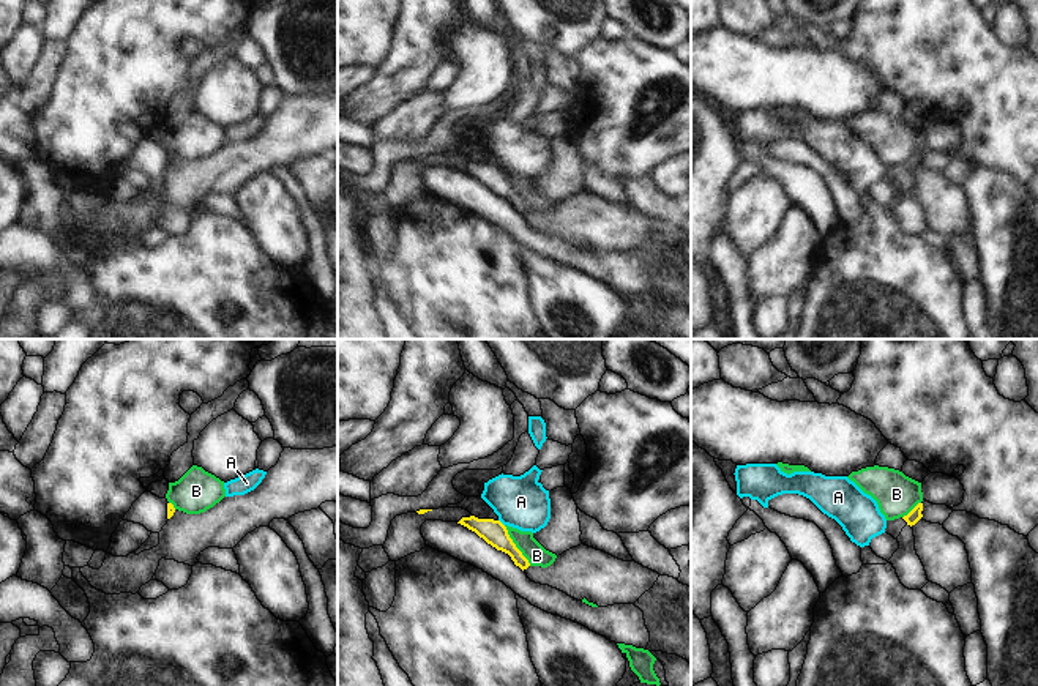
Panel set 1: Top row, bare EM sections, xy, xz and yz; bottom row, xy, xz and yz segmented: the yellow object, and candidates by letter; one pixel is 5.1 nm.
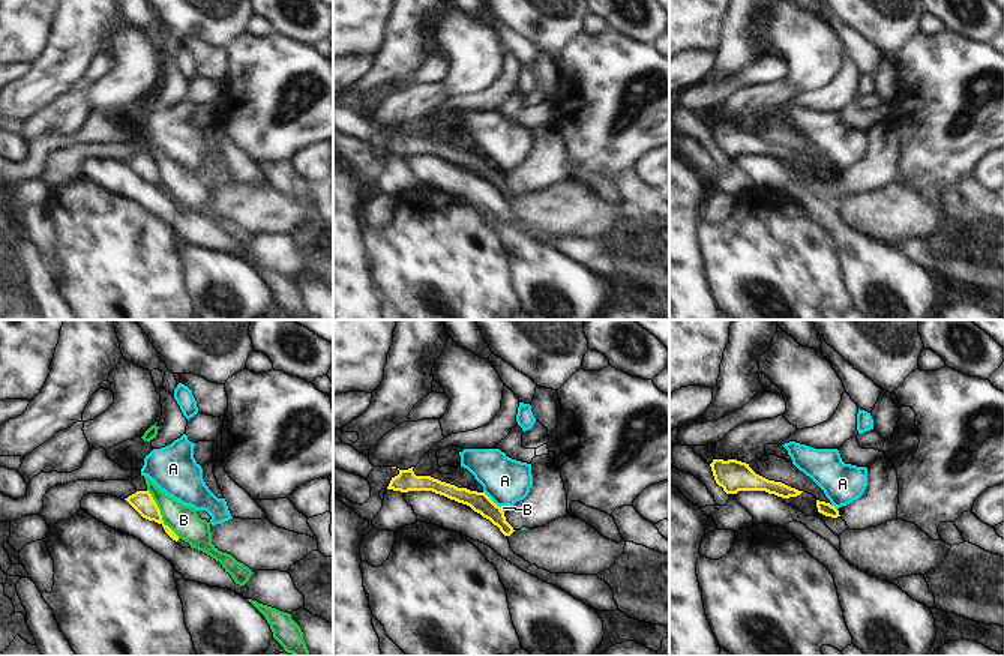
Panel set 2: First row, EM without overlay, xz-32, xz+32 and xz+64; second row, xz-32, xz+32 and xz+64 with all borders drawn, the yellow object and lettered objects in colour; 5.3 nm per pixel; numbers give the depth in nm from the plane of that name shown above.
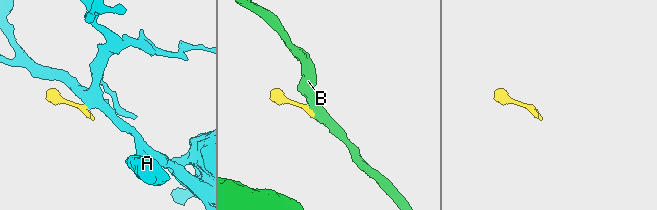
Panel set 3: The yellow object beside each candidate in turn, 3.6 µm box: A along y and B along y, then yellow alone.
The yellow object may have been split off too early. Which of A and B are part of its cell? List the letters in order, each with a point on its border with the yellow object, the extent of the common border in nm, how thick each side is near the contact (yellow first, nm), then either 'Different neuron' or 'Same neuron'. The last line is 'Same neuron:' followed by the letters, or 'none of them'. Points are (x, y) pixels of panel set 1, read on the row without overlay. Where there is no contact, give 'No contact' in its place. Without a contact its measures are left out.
A: Touches yellow at xz (500, 169). Shared border 50 nm. Thickness 120 nm (yellow) against 280 nm. Different neuron
B: Touches yellow at xz (515, 193). Shared border 240 nm. Thickness 120 nm (yellow) against 110 nm. Different neuron
Same neuron: none of them

